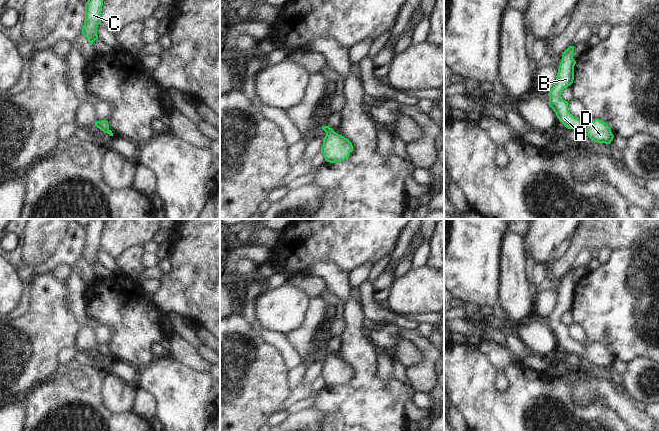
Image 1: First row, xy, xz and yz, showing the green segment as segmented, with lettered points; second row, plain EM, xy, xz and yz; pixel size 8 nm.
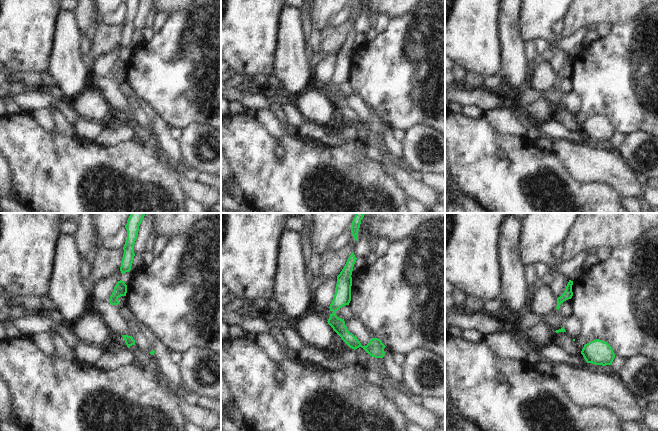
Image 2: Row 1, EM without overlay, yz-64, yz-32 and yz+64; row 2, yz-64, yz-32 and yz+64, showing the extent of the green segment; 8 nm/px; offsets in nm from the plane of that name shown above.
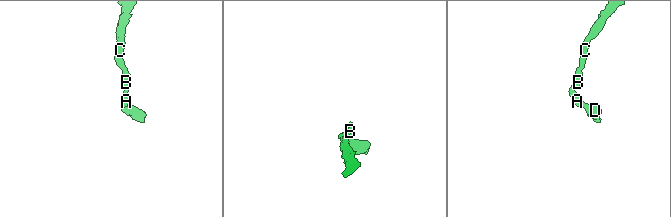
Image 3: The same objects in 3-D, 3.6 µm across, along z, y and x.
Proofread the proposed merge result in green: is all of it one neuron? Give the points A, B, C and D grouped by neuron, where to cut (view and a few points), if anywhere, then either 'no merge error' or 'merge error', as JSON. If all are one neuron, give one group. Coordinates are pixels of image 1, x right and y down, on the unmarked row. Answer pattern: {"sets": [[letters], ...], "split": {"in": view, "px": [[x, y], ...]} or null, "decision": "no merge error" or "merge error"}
{"sets": [["A", "B", "C", "D"]], "split": null, "decision": "no merge error"}

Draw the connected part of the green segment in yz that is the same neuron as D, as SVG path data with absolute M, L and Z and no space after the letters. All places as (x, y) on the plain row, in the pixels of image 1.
M570 269L562 277L562 284L558 291L556 304L548 317L549 329L556 337L559 345L566 352L584 357L597 367L610 368L614 359L607 347L599 343L584 347L570 337L568 326L561 321L563 314L570 310L574 304L574 290L576 285L573 282L573 276L574 271Z

